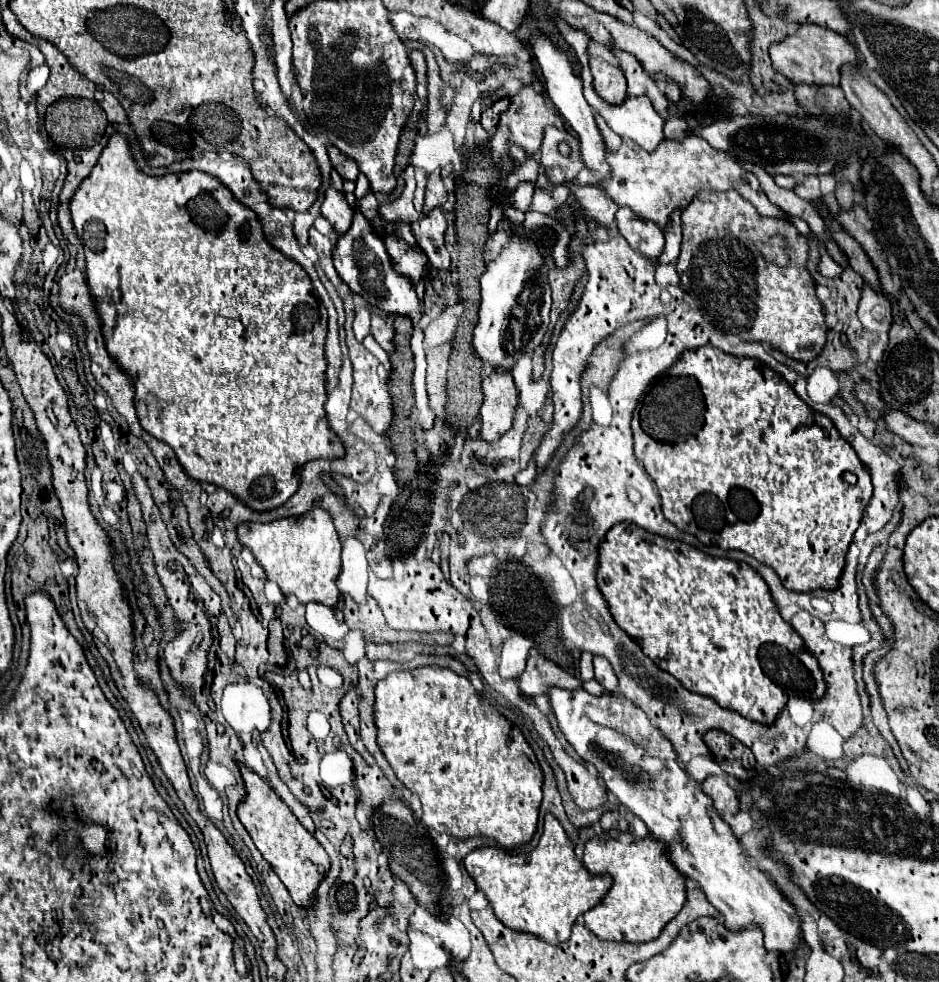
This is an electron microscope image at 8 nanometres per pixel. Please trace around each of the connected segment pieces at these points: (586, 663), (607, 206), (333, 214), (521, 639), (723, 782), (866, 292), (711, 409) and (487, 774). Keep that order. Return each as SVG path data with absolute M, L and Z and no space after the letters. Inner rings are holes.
M582 652L582 658L580 658L580 678L582 680L592 680L594 674L592 674L592 654L590 652Z
M572 186L570 190L572 190L572 196L582 204L584 214L596 218L600 224L608 224L614 220L618 206L606 198L604 190L596 186L582 186L582 188Z
M334 188L326 190L326 198L322 204L322 216L332 224L332 228L338 234L348 232L348 226L352 226L352 208L348 206L344 194L336 192Z
M512 634L500 654L500 676L502 678L518 678L526 668L526 658L534 642L522 634Z
M710 776L702 782L702 788L714 800L714 806L722 816L732 816L740 810L738 794L724 776Z
M862 286L862 298L858 304L858 320L868 332L884 334L892 326L892 306L886 296L880 296L870 286Z
M702 346L700 350L684 352L680 356L680 360L668 372L664 372L660 378L656 378L646 388L646 392L642 394L640 404L636 408L632 428L634 428L634 454L638 460L642 460L646 472L654 478L656 488L662 498L664 516L674 526L678 526L680 530L684 530L688 534L694 534L706 546L718 546L722 550L746 552L748 556L756 558L758 562L770 566L788 590L794 590L794 592L812 592L816 588L836 590L840 574L844 570L844 556L848 552L850 540L852 540L856 528L860 526L864 508L868 506L868 502L872 498L870 474L868 474L868 468L860 462L860 458L856 458L856 452L852 450L852 446L848 446L848 442L844 442L844 438L840 438L840 432L836 430L834 422L828 416L814 412L808 404L804 404L796 396L792 386L788 386L788 382L784 382L784 378L780 374L776 374L772 368L768 368L764 362L760 362L756 358L730 356L726 352L720 352L714 346ZM844 472L856 474L858 482L854 486L850 486L842 478Z
M420 666L414 670L400 670L400 672L392 672L388 674L384 680L378 682L376 686L376 704L374 704L374 716L376 716L376 726L378 726L378 746L382 748L386 760L390 762L392 770L396 772L398 780L410 788L414 794L418 794L420 802L422 802L422 822L440 832L440 834L448 834L454 838L472 838L472 836L488 836L494 838L498 844L506 846L506 848L514 848L520 844L530 842L530 838L536 832L536 824L538 824L538 808L542 802L542 784L544 784L544 774L542 768L534 756L534 750L530 748L530 744L526 742L522 730L518 726L512 726L512 722L500 714L486 698L482 698L482 694L476 692L476 688L470 684L468 678L452 672L450 668L440 668L440 666Z

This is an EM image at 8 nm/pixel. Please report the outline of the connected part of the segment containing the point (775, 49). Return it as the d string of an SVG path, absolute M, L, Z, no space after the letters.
M802 24L792 36L788 36L784 42L778 42L770 48L772 66L790 78L794 84L840 84L840 68L850 64L860 68L860 60L856 54L854 42L848 42L846 36L836 34L834 30L816 26L816 24Z

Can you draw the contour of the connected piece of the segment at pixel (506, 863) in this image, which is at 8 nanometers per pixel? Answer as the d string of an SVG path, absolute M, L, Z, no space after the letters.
M546 814L544 834L532 852L514 854L514 852L508 852L498 846L484 846L484 848L476 848L474 852L470 852L464 858L464 866L466 866L468 874L476 880L478 890L482 890L488 896L488 902L490 902L494 914L508 928L532 932L532 934L540 936L542 940L556 942L556 944L566 942L570 938L570 930L572 930L572 924L576 922L576 918L588 910L592 910L606 896L606 890L612 886L610 874L588 874L584 870L584 864L574 854L572 842L568 842L568 834L564 834L564 828L560 826L560 822L556 822L556 818L552 818L552 814Z

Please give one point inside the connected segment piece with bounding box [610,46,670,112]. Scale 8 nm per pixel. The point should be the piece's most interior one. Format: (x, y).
(639, 83)

